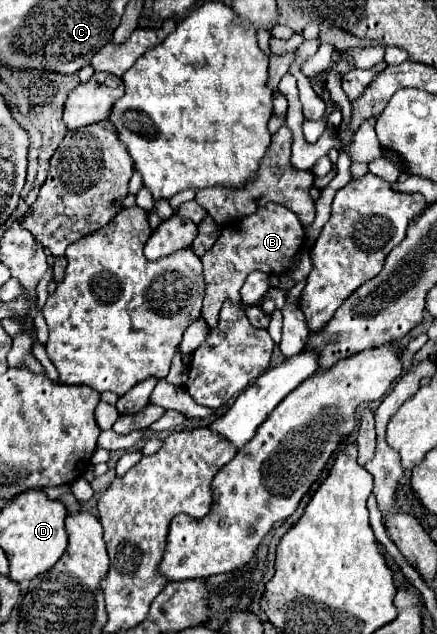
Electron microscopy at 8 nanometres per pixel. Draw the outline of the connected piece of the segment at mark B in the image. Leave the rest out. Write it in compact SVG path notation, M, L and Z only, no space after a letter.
M266 204L258 212L246 216L244 220L224 226L216 244L202 256L204 280L206 280L202 318L208 322L208 326L214 328L218 324L218 314L226 300L232 300L234 304L240 302L240 288L244 284L244 278L252 270L262 270L266 274L276 276L286 274L302 242L304 242L302 222L292 210L280 204Z

